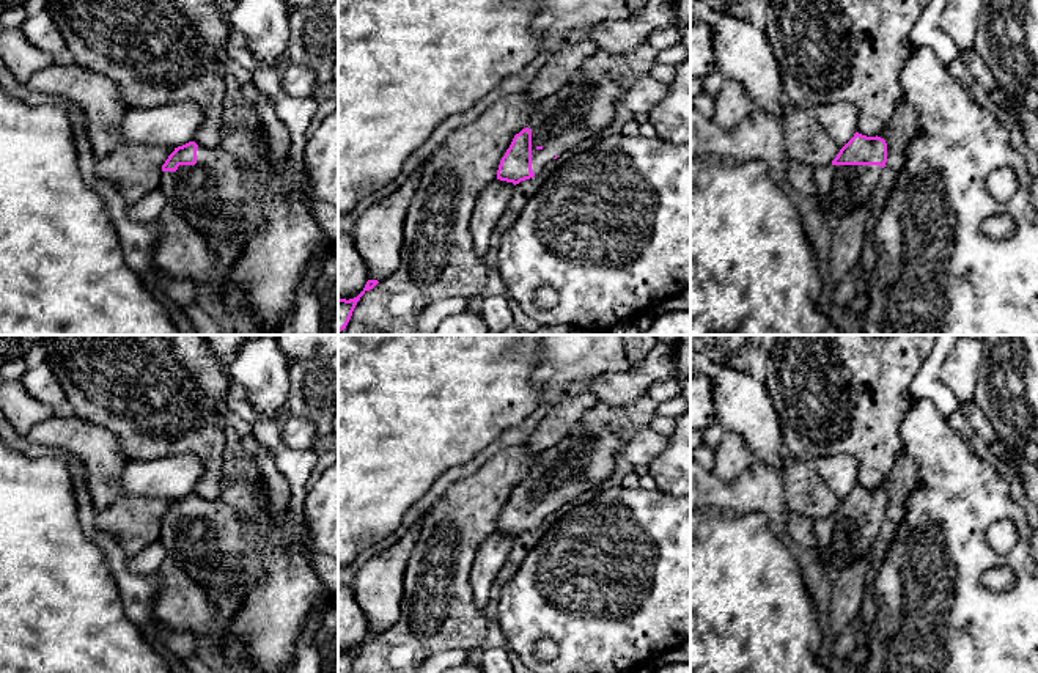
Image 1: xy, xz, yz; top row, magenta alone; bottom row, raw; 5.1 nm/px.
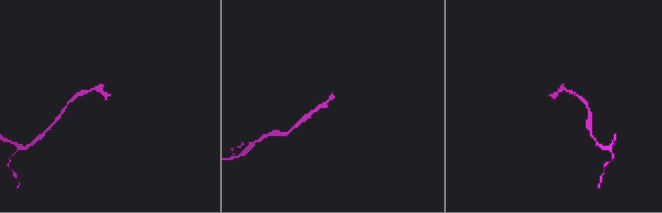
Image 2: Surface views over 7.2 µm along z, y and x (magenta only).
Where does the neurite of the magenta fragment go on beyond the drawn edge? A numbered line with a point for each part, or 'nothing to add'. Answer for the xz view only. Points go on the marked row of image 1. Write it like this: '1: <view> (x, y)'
1: xz (581, 109)

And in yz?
1: yz (840, 189)

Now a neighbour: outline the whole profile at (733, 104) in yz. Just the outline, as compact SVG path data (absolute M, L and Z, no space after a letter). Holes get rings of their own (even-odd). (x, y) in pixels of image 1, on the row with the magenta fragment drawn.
M723 79L720 91L716 96L716 115L712 120L725 129L734 129L752 110L753 104L742 85Z

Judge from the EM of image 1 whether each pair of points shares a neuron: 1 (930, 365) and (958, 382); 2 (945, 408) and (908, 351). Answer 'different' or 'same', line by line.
1: different
2: different

